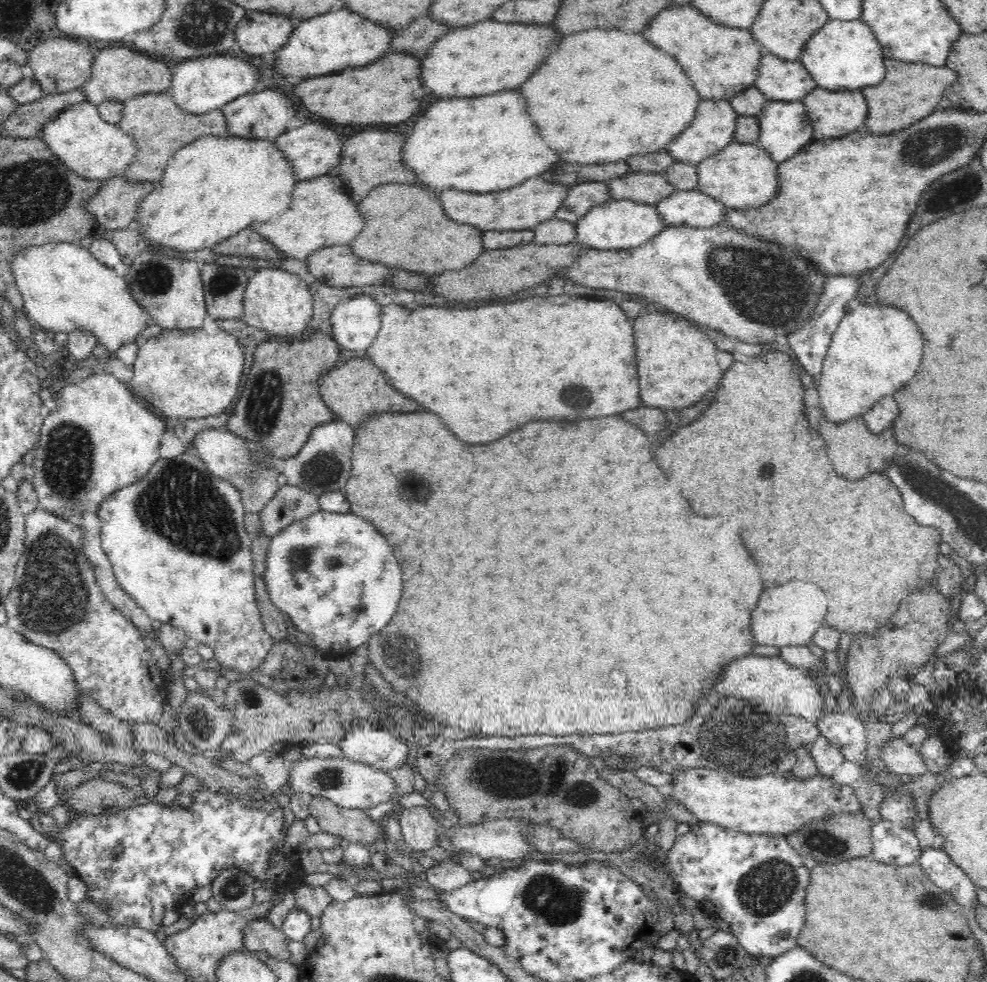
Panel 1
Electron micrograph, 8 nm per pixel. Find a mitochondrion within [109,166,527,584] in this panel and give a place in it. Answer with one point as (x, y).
(179, 486)

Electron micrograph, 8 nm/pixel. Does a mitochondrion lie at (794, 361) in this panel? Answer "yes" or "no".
no

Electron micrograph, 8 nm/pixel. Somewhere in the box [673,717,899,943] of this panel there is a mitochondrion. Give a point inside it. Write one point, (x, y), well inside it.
(769, 887)

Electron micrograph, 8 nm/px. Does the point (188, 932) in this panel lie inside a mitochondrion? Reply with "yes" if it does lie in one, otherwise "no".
no

